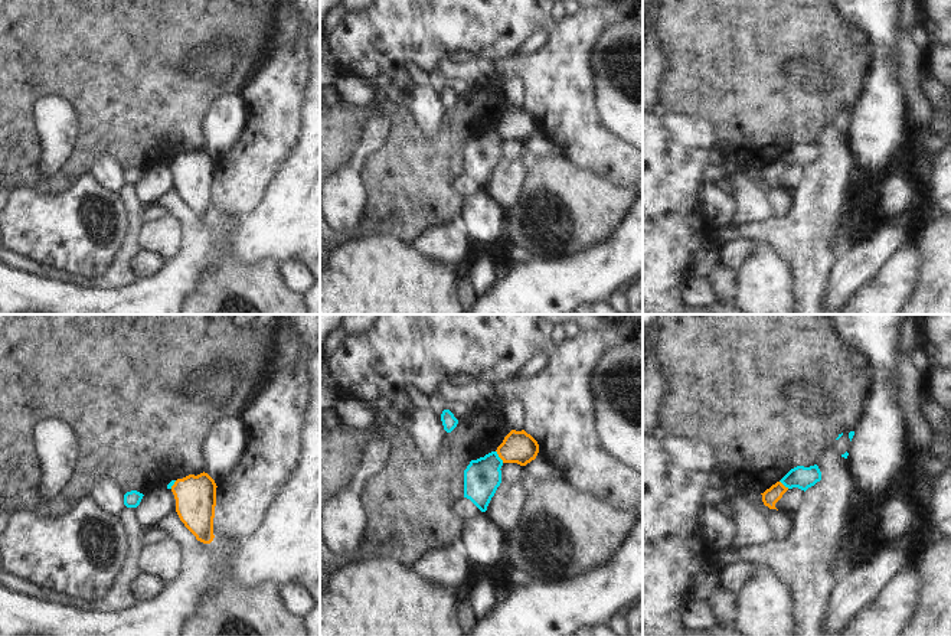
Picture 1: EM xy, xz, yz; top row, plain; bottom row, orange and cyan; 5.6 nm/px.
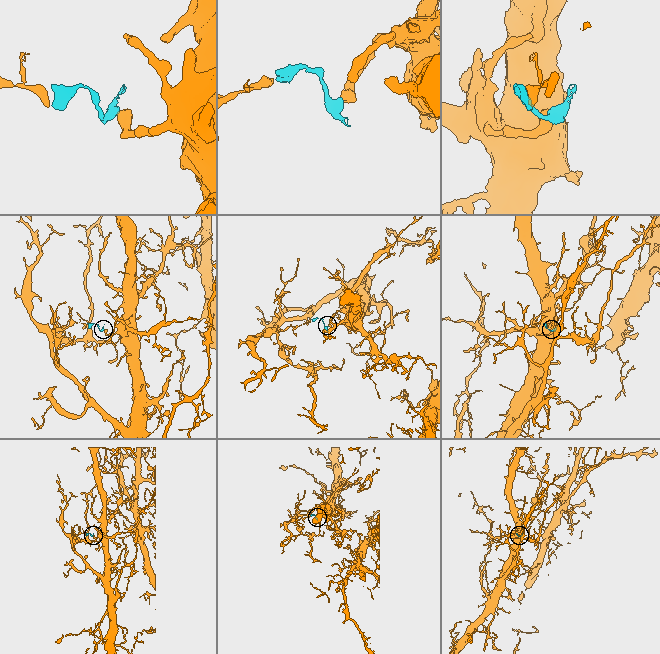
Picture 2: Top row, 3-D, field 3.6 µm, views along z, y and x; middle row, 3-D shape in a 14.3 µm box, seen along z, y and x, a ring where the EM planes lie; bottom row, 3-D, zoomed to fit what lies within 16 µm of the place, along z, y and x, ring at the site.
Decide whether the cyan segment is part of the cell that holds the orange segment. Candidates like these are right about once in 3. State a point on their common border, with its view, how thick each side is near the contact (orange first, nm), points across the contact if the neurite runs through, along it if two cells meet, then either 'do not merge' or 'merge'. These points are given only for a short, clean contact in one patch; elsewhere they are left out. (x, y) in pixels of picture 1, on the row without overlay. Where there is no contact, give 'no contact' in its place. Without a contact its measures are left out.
meets orange in xz at (499, 133); 180 nm thick on the orange side, 200 nm on the other; border along xz (496, 127), (503, 139); do not merge

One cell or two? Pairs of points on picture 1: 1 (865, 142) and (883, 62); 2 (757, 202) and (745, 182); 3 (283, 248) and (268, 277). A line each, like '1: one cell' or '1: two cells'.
1: one cell
2: one cell
3: two cells

